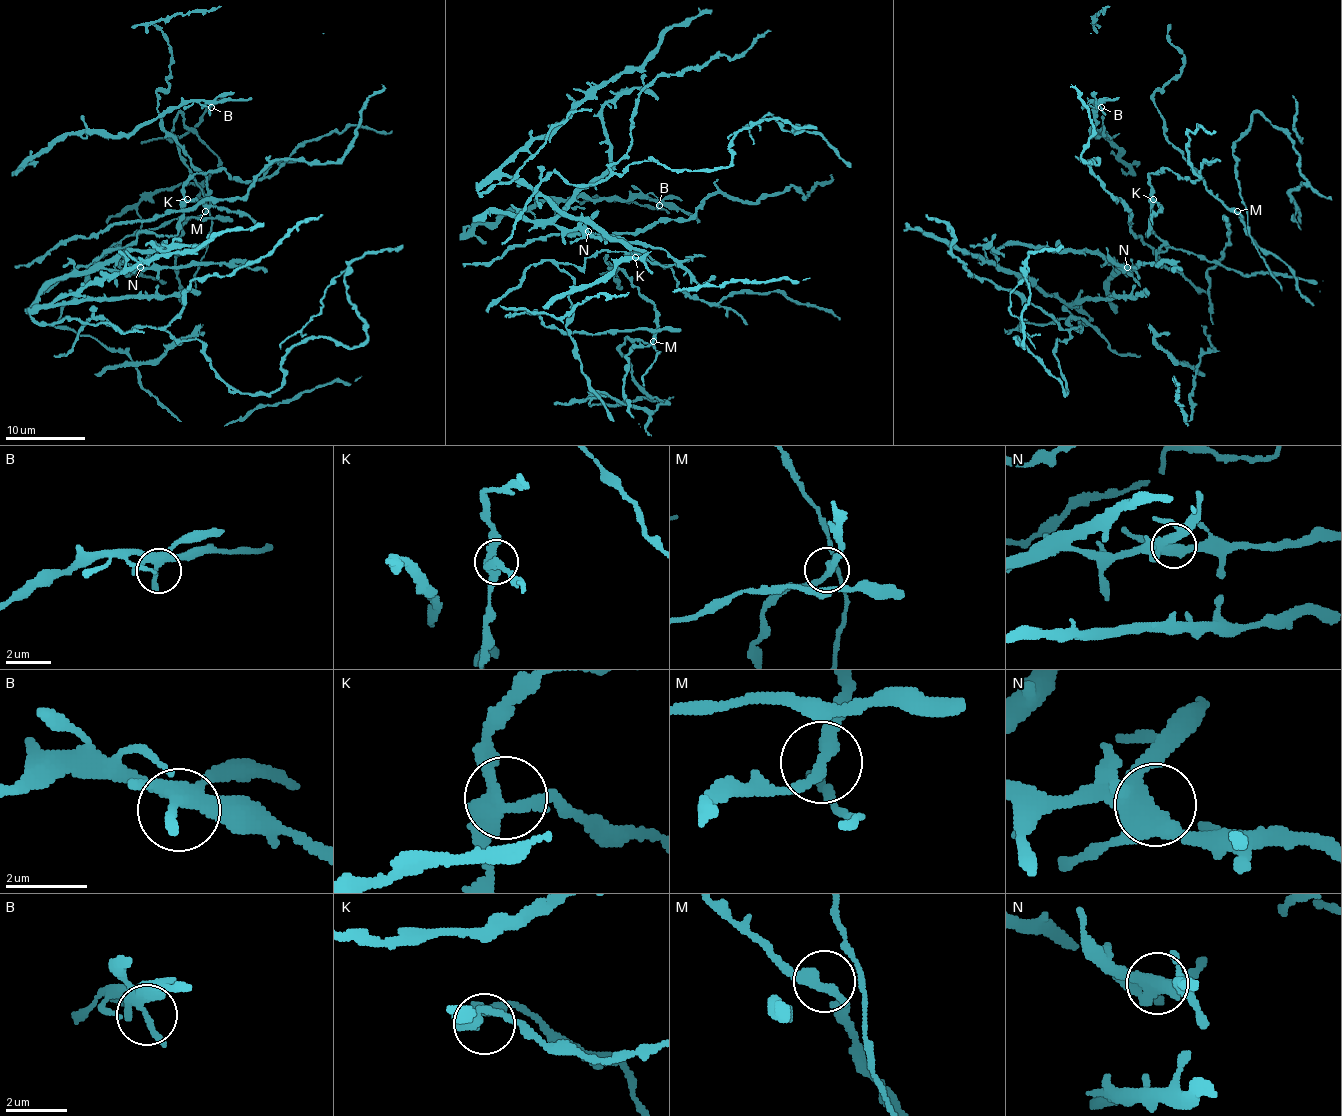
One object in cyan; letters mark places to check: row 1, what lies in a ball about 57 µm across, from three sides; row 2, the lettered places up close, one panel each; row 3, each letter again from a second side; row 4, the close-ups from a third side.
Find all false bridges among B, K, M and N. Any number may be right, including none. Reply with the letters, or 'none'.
none

